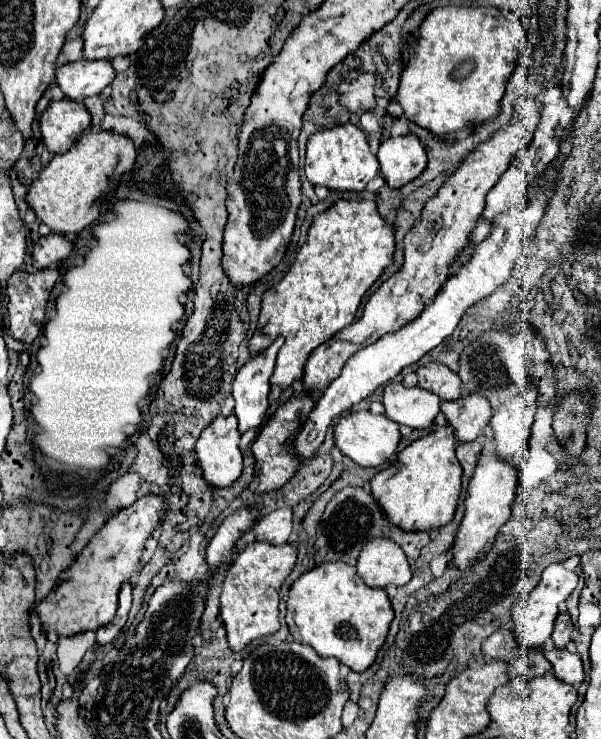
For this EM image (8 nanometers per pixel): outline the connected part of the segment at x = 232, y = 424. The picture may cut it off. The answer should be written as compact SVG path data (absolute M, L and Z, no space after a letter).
M235 416L213 420L199 436L195 450L203 478L211 488L229 488L243 470Z

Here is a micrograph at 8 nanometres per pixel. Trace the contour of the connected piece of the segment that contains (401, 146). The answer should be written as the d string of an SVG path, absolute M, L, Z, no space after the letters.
M399 136L381 142L377 160L381 164L381 176L389 188L401 188L415 180L427 166L427 154L417 136Z

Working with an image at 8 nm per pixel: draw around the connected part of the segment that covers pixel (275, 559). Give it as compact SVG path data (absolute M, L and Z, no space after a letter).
M253 542L237 554L227 570L219 598L219 618L227 630L227 642L233 652L241 652L249 642L279 630L279 588L293 570L295 560L297 550L291 544L273 546Z

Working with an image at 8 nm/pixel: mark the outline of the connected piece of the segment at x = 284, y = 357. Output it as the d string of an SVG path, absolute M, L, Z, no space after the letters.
M339 200L313 220L307 242L297 252L289 272L263 294L257 330L249 338L249 356L265 352L279 336L285 338L271 376L271 388L287 390L295 380L303 378L307 356L355 320L361 298L391 264L393 252L393 228L377 214L371 200Z

